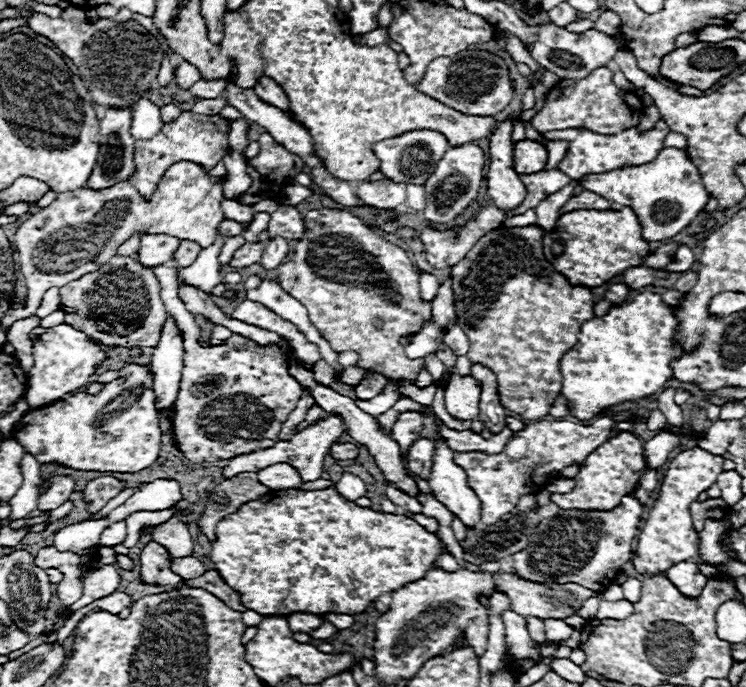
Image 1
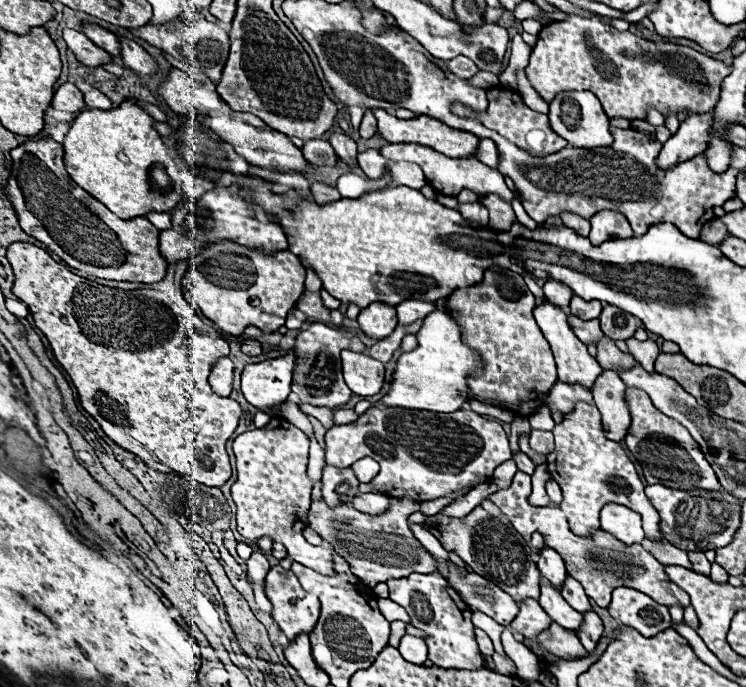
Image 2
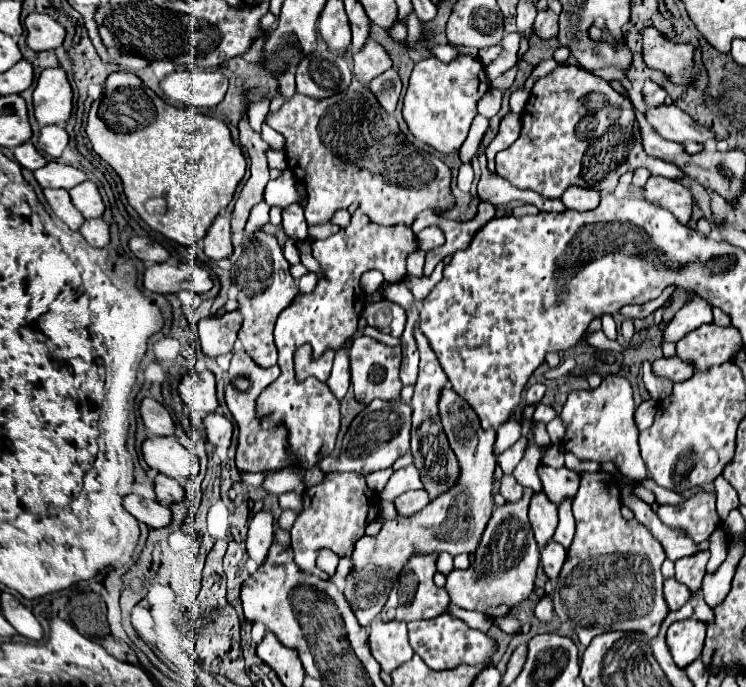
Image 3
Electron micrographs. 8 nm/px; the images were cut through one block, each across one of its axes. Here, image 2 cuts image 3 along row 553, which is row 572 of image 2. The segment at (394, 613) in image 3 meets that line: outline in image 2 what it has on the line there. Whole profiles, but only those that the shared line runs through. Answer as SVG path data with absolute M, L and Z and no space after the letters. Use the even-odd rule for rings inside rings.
M410 574L400 580L388 580L390 600L400 604L410 614L410 624L426 632L428 638L428 660L438 668L456 670L480 670L484 668L484 658L478 650L474 624L470 622L470 608L458 598L458 594L448 586L440 574Z

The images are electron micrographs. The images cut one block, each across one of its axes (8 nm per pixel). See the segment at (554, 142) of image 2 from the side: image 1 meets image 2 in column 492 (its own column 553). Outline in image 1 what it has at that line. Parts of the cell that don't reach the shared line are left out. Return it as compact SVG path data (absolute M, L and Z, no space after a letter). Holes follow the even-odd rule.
M598 68L584 80L560 80L548 94L546 104L532 118L532 126L538 134L546 134L550 130L566 130L566 128L588 128L600 134L618 134L634 126L634 118L640 116L640 98L628 94L612 84L612 72L608 68Z

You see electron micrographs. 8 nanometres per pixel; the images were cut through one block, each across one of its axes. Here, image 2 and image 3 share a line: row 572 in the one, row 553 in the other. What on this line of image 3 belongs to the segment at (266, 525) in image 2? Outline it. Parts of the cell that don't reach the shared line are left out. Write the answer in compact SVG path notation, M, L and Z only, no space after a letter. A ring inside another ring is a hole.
M322 552L320 556L318 556L318 564L320 564L320 570L324 570L330 578L334 578L334 574L336 574L336 566L338 566L338 556L334 554L334 552Z

